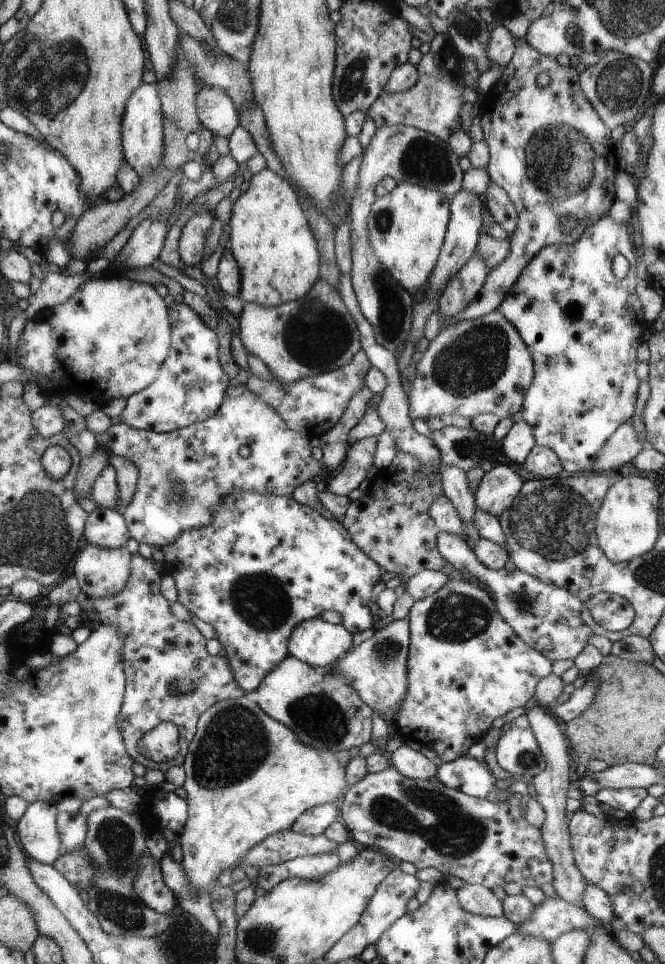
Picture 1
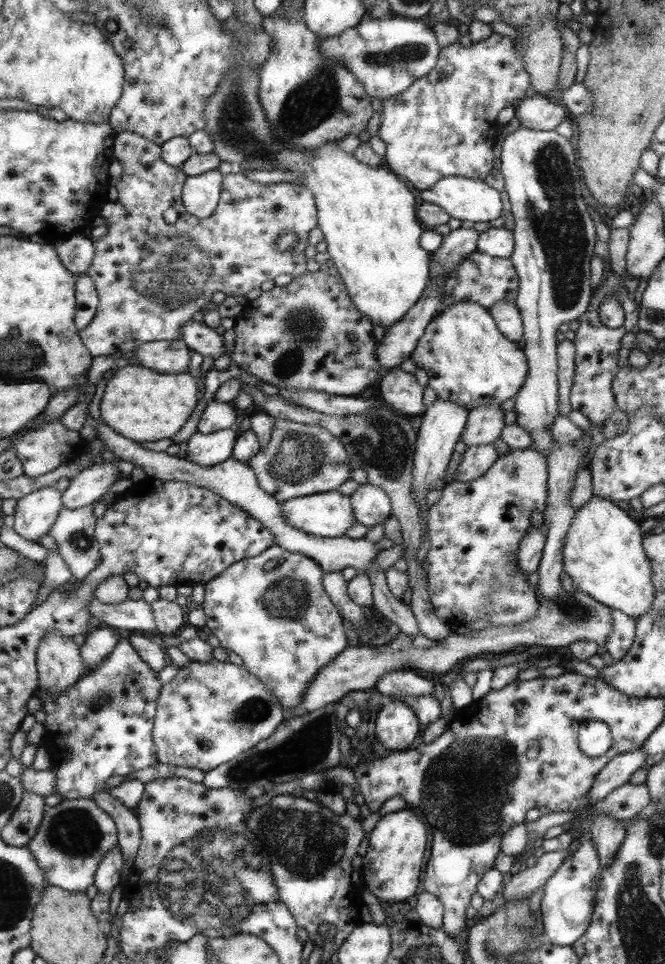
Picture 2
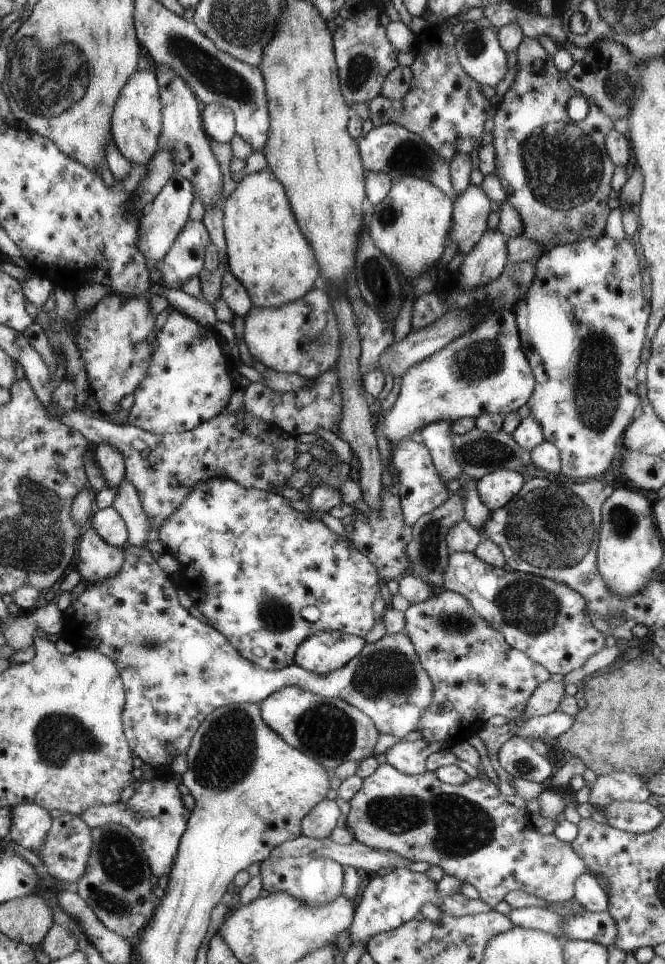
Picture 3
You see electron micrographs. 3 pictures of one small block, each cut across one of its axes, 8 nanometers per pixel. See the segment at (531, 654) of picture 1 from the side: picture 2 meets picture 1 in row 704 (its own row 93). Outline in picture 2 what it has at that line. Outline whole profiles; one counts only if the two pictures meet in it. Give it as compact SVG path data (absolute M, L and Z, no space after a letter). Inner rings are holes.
M494 33L471 46L455 43L441 48L436 66L427 75L416 79L405 92L381 102L383 114L378 136L387 146L384 164L420 191L434 187L440 179L452 175L486 178L494 166L492 148L502 128L496 116L502 108L512 106L516 98L520 98L519 102L526 98L525 92L530 83L531 76L523 56L513 40L505 35Z

